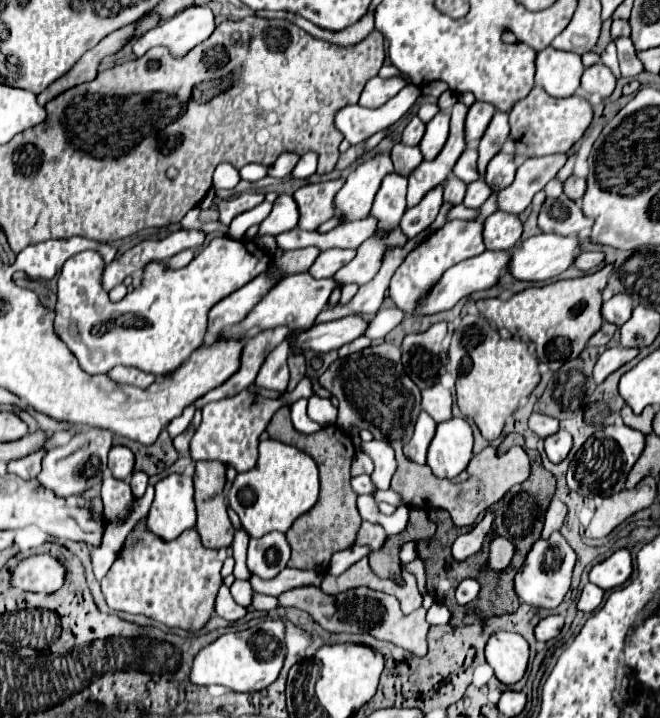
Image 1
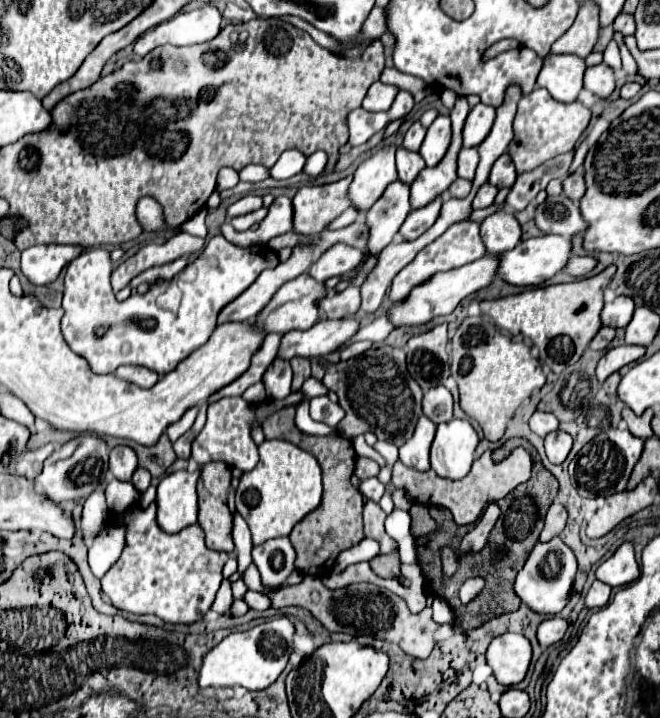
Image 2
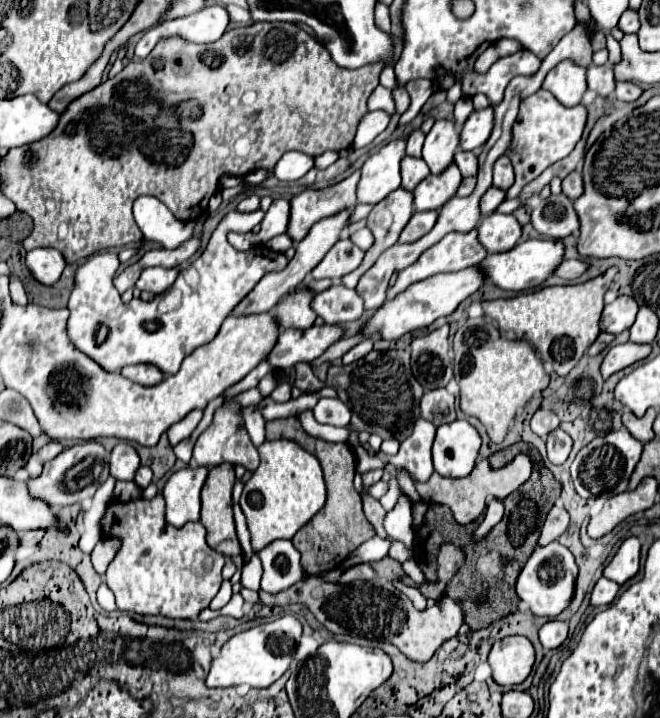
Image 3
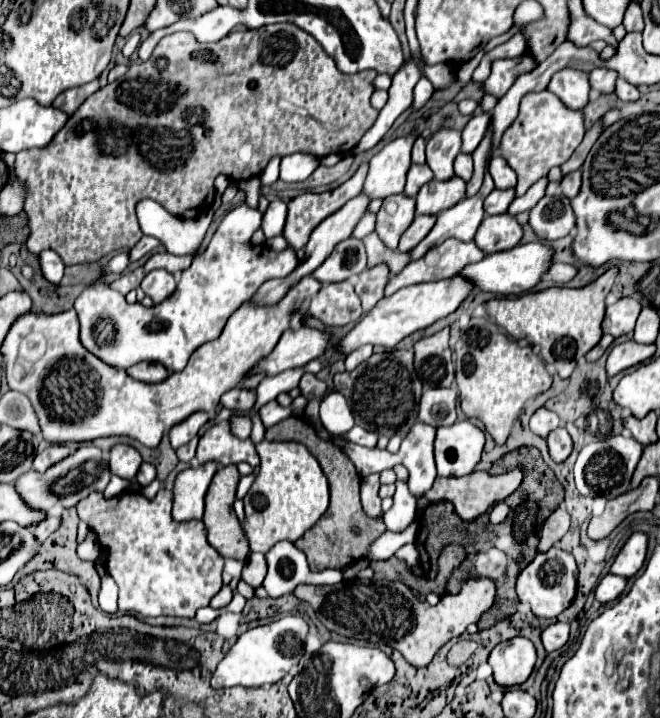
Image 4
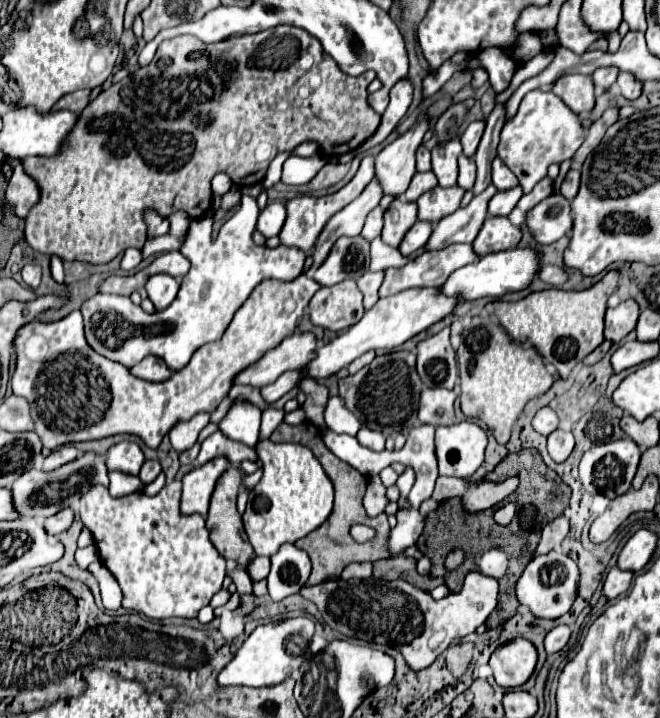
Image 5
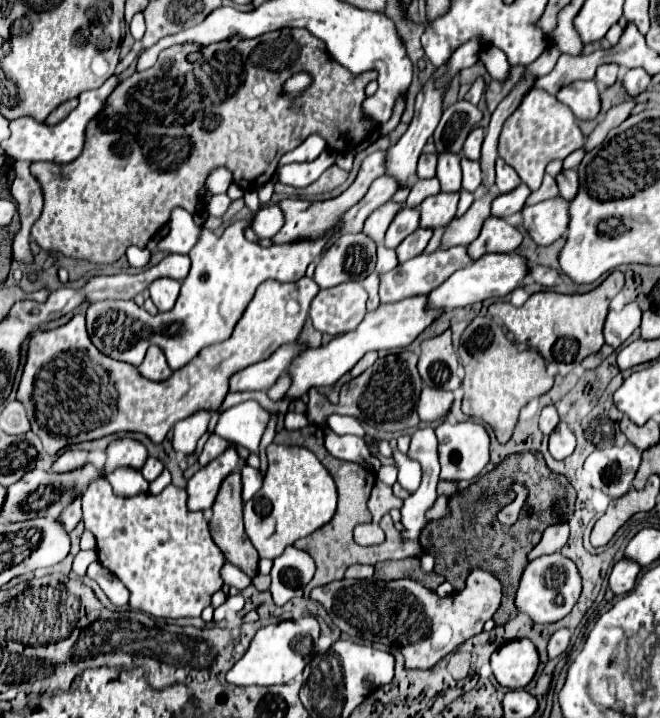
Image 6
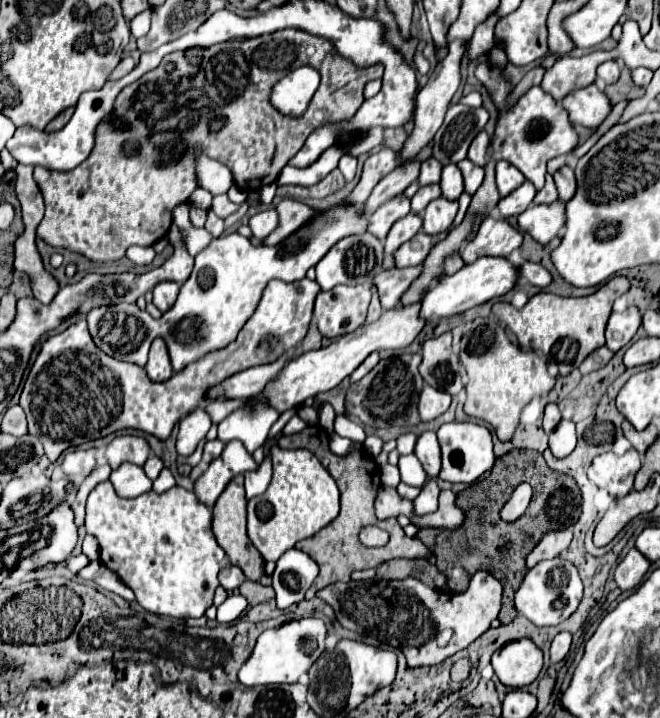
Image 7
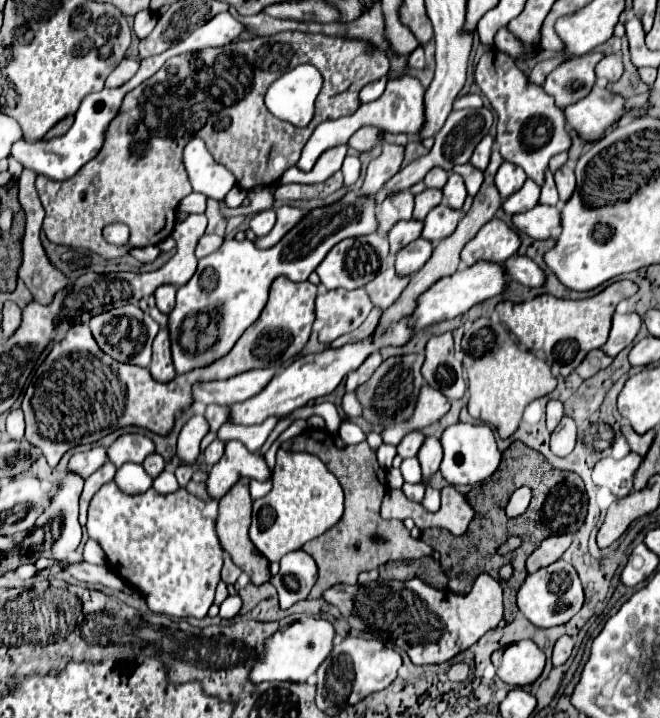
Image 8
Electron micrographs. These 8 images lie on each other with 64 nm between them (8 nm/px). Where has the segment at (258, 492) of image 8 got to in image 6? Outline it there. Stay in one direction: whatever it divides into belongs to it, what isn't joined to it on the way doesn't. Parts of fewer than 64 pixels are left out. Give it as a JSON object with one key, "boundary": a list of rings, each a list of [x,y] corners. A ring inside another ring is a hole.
{"boundary":[[[288,411],[284,416],[284,426],[287,430],[301,429],[309,424],[307,417],[303,414]],[[244,466],[242,468],[242,480],[244,480],[244,492],[242,492],[242,500],[248,502],[256,492],[258,488],[262,486],[262,480],[264,480],[264,474],[256,468],[250,468],[250,466]]]}

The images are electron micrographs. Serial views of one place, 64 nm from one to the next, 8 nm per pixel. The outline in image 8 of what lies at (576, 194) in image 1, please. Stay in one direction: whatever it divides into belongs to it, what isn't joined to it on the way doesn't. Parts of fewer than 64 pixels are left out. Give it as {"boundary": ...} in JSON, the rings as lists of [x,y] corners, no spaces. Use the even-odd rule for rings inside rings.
{"boundary":[[[562,166],[560,170],[554,172],[556,178],[556,186],[558,186],[558,194],[560,194],[560,202],[566,202],[576,186],[576,178],[574,178],[574,170],[570,166]]]}

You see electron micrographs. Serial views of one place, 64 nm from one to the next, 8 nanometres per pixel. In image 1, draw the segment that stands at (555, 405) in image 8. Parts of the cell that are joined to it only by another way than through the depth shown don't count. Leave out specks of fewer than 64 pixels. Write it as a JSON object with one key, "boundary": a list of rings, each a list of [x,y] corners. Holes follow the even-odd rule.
{"boundary":[[[534,412],[534,414],[530,416],[530,428],[532,428],[540,438],[546,438],[546,436],[550,436],[550,434],[554,434],[554,432],[558,430],[558,420],[552,418],[552,416]]]}

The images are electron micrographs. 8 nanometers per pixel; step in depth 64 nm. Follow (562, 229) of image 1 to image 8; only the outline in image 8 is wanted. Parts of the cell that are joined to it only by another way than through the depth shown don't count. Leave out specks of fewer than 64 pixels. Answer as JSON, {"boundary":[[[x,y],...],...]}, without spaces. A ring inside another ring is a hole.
{"boundary":[[[536,206],[530,212],[514,214],[512,224],[534,240],[556,238],[560,233],[560,208],[558,206]]]}

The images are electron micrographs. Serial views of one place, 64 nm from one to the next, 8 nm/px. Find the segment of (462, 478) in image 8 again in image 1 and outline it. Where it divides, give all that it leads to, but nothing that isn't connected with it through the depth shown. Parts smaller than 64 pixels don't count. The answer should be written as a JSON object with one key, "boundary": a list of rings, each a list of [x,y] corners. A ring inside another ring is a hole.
{"boundary":[[[450,418],[436,428],[436,436],[428,448],[428,466],[438,478],[456,478],[460,472],[466,470],[468,462],[472,460],[472,446],[474,434],[470,424],[464,418]]]}

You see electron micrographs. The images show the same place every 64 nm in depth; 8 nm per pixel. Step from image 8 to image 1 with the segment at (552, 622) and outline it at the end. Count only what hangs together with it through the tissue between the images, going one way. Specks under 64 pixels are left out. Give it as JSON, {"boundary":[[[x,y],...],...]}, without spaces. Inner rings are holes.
{"boundary":[[[554,532],[548,540],[538,540],[528,552],[524,566],[516,574],[518,598],[534,608],[546,608],[546,610],[558,608],[570,590],[574,564],[576,564],[576,554],[560,532]]]}

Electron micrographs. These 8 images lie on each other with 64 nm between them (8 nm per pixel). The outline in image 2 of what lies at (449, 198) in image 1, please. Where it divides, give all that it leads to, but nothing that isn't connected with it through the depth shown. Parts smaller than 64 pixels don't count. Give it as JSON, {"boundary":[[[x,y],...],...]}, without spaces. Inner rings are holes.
{"boundary":[[[457,178],[454,181],[454,186],[450,186],[448,190],[448,196],[454,196],[454,198],[466,198],[472,190],[472,181],[463,178]]]}

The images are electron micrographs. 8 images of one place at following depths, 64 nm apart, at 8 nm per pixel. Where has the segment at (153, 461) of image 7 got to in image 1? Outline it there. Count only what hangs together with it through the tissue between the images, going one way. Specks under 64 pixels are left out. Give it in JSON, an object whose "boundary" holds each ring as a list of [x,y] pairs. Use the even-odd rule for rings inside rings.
{"boundary":[[[134,472],[130,478],[130,486],[132,486],[132,494],[134,498],[144,496],[146,486],[148,486],[148,474],[146,472]]]}

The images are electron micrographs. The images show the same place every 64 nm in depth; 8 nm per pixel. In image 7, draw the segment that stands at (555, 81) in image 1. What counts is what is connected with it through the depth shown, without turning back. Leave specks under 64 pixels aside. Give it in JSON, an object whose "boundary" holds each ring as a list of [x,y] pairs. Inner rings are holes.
{"boundary":[[[590,84],[586,90],[576,90],[574,94],[566,96],[562,100],[562,106],[568,110],[570,122],[584,128],[598,128],[612,110],[610,98],[596,84]]]}

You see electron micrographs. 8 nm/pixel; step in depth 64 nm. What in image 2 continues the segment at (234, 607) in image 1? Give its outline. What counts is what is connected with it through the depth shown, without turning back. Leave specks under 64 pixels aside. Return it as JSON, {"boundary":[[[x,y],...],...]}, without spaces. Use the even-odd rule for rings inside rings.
{"boundary":[[[222,580],[222,586],[216,594],[216,600],[212,604],[212,610],[218,614],[228,614],[232,604],[232,588],[230,588],[230,580]]]}

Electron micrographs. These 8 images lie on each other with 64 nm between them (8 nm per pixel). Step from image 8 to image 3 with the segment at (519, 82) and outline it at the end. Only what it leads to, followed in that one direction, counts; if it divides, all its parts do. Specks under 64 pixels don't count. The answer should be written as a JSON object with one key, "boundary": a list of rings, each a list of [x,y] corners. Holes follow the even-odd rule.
{"boundary":[[[538,90],[536,94],[524,98],[524,112],[518,114],[512,128],[512,140],[504,152],[516,170],[516,182],[506,196],[518,198],[518,194],[526,184],[536,180],[548,166],[566,158],[582,138],[584,124],[586,124],[586,108],[582,104],[566,108],[548,90]]]}

